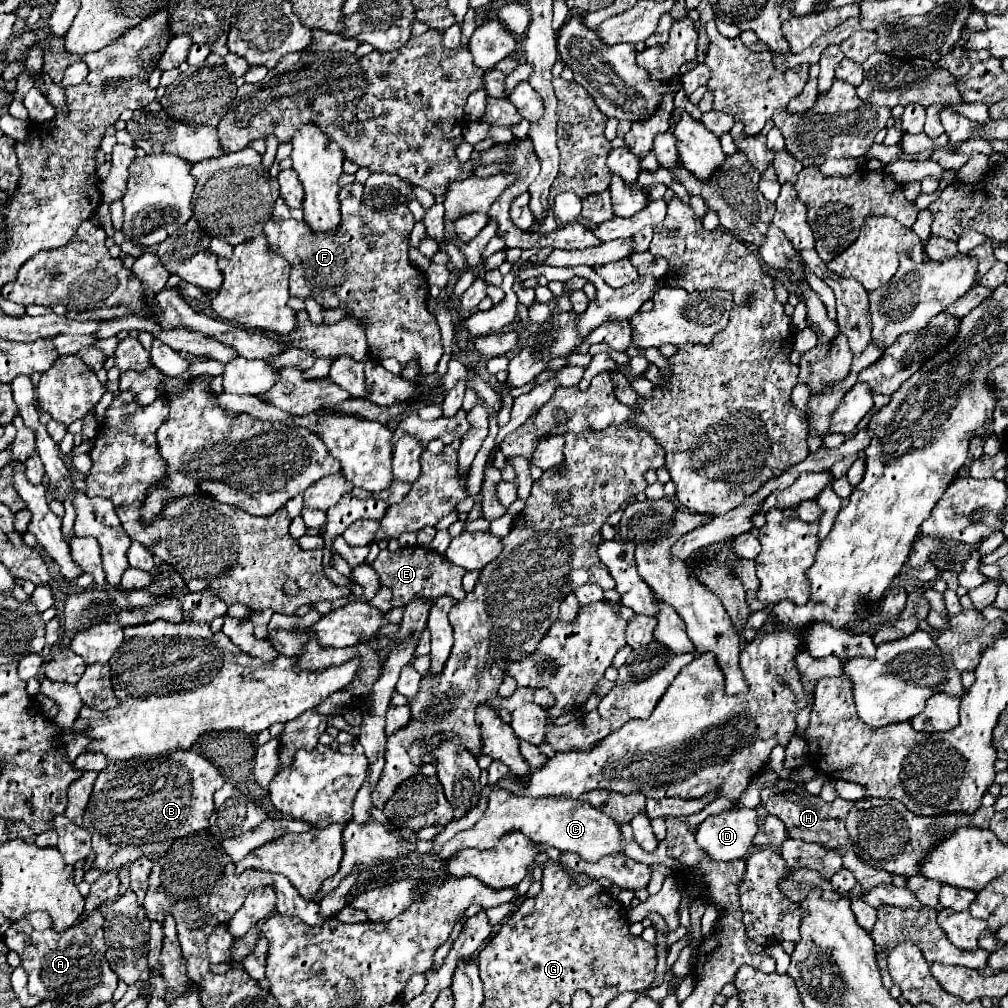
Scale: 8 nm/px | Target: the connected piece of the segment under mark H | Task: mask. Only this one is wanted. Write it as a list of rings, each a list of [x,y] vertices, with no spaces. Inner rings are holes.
[[[779,779],[779,783],[773,789],[765,789],[761,793],[761,803],[765,805],[765,809],[769,809],[771,815],[777,815],[787,825],[789,837],[803,839],[807,843],[823,845],[827,849],[833,849],[837,855],[841,855],[843,857],[843,869],[849,869],[855,875],[855,879],[863,887],[863,891],[869,891],[881,883],[893,883],[891,873],[885,873],[883,869],[873,869],[871,865],[865,865],[853,853],[853,843],[849,841],[849,835],[845,829],[845,815],[851,811],[853,803],[841,801],[840,797],[827,803],[817,795],[809,795],[803,789],[803,785],[797,785],[795,781],[787,781],[787,779]],[[831,819],[839,819],[839,821],[831,821]]]

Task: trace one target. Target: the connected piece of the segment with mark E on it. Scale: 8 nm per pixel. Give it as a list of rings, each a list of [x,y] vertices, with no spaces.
[[[419,545],[401,547],[397,553],[385,549],[371,563],[371,567],[379,575],[379,583],[387,585],[393,591],[393,599],[391,599],[393,607],[407,605],[409,599],[415,599],[419,595],[421,597],[431,597],[431,599],[437,599],[441,595],[451,595],[457,601],[461,601],[465,597],[465,591],[461,587],[461,579],[465,575],[465,569],[451,565],[443,555],[439,555],[433,549],[427,551],[425,547],[419,547]]]

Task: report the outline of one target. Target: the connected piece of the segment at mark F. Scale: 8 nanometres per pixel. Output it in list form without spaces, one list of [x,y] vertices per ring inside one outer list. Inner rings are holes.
[[[361,183],[345,185],[339,191],[339,205],[341,205],[341,233],[333,233],[333,237],[317,237],[315,233],[309,233],[309,227],[305,221],[295,221],[289,213],[287,203],[279,197],[275,201],[273,217],[265,225],[263,233],[269,245],[269,251],[273,255],[283,257],[291,265],[291,277],[289,277],[289,289],[295,297],[313,297],[321,307],[337,307],[339,303],[347,303],[351,309],[351,315],[357,319],[365,319],[367,323],[367,343],[369,343],[369,355],[371,359],[387,359],[395,357],[401,365],[411,361],[413,357],[419,359],[421,373],[435,373],[437,361],[443,355],[441,345],[441,333],[435,317],[427,311],[427,299],[429,299],[429,285],[425,281],[423,271],[415,269],[407,259],[407,245],[401,243],[401,233],[409,233],[415,225],[415,217],[407,209],[407,205],[395,205],[393,209],[365,209],[361,205]]]

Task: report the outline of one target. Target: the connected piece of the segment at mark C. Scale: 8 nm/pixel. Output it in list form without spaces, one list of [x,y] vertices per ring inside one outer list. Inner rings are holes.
[[[495,789],[489,795],[489,807],[483,813],[483,817],[475,823],[473,829],[465,833],[457,833],[451,841],[447,841],[441,849],[441,859],[451,857],[453,853],[475,847],[475,849],[489,849],[497,843],[497,837],[507,831],[521,831],[525,833],[533,843],[543,843],[549,847],[555,847],[559,851],[575,853],[581,857],[585,863],[597,863],[607,855],[617,855],[623,853],[623,843],[625,837],[619,829],[619,825],[607,817],[605,813],[593,809],[591,805],[579,801],[579,799],[569,799],[569,797],[529,797],[529,799],[519,799],[517,795],[505,791],[505,789]]]

